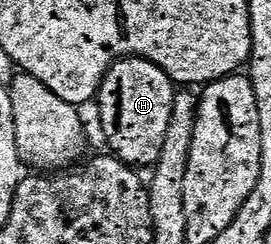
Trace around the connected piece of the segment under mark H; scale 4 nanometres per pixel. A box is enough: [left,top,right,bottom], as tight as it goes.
[96,58,176,168]

